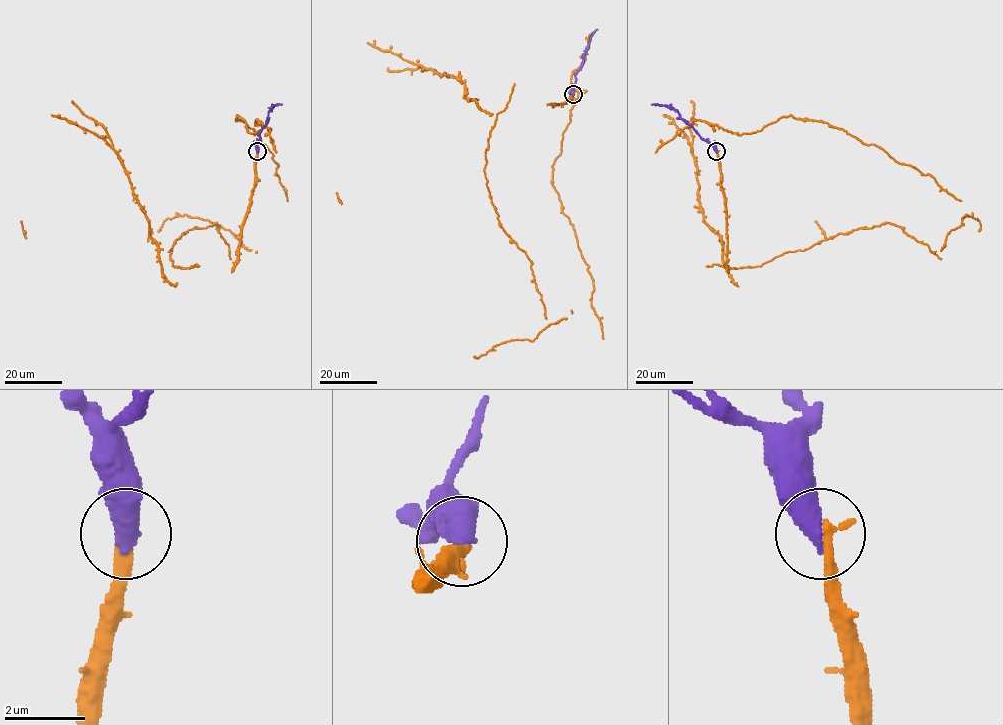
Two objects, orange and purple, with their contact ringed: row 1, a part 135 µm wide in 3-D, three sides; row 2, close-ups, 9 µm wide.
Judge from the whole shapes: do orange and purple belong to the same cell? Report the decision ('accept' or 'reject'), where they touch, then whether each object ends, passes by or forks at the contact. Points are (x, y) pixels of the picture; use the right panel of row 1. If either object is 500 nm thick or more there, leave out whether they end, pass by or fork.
accept; at (716, 151)

